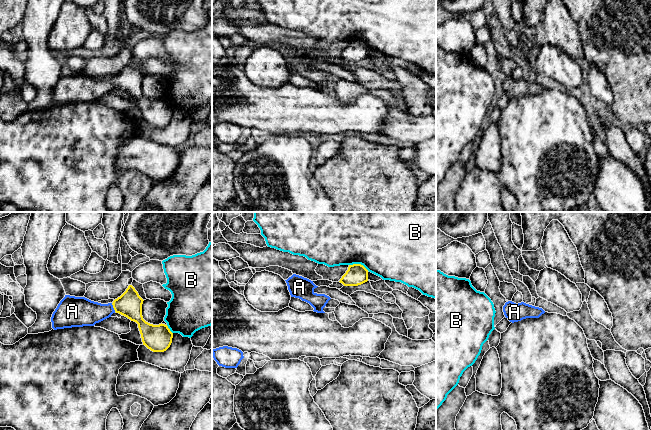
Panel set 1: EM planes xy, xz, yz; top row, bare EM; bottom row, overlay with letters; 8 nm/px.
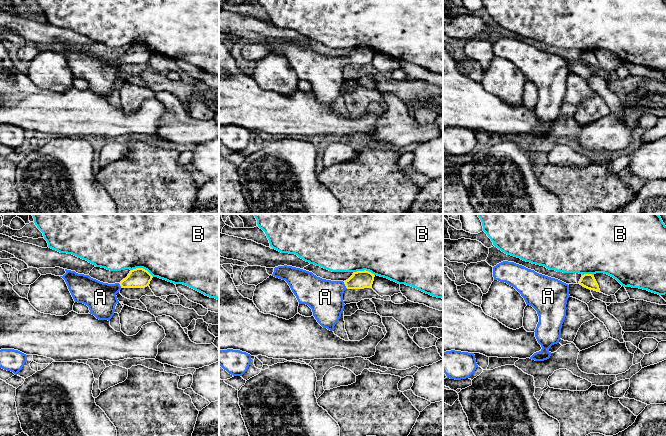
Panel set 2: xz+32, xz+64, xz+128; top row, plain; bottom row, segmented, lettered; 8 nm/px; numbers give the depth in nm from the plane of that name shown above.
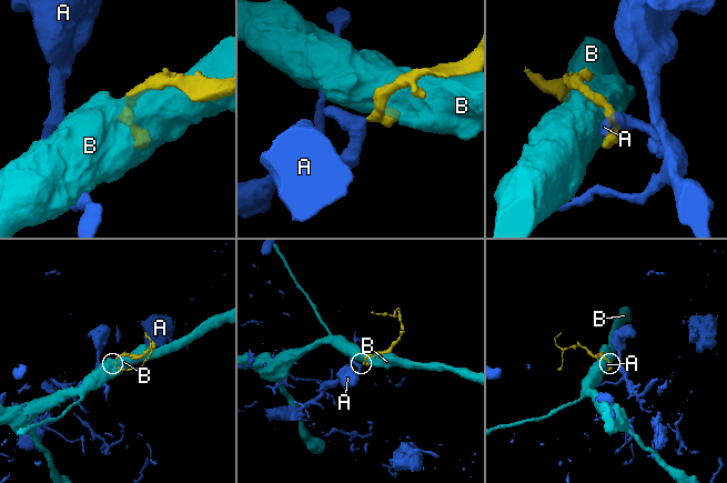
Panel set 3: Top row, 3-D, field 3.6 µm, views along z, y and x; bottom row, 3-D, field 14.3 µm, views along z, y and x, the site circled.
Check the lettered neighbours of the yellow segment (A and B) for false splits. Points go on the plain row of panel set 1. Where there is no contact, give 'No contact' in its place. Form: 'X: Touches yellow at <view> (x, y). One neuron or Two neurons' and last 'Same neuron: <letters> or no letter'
A: Touches yellow at xy (113, 83). One neuron
B: Touches yellow at xz (359, 40). Two neurons
Same neuron: A

